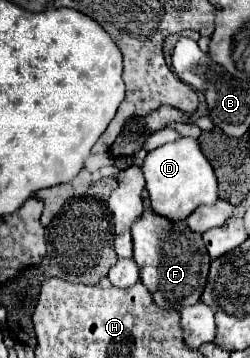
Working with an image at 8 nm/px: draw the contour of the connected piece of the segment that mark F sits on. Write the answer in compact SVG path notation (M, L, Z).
M145 210L131 228L133 260L139 266L141 282L151 292L155 304L163 310L197 304L207 284L211 258L205 250L201 234L191 232L185 222L169 222L167 218Z

